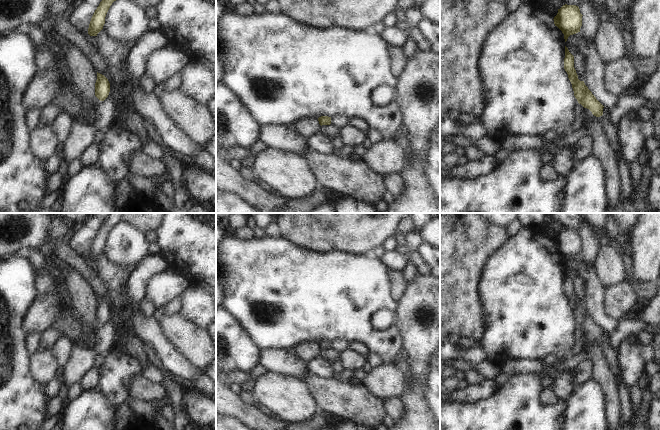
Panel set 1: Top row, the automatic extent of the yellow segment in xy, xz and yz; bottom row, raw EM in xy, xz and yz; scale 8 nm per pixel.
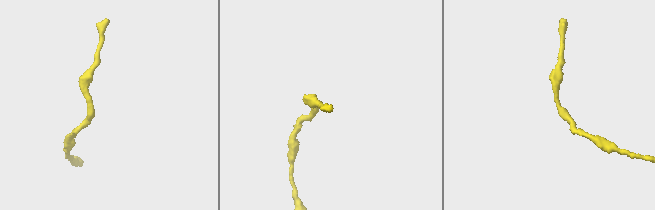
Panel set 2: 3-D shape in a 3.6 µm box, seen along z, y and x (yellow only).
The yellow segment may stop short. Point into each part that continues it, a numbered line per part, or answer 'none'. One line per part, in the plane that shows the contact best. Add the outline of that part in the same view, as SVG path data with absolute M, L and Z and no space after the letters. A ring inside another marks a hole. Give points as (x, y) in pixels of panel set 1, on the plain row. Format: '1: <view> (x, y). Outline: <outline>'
none

